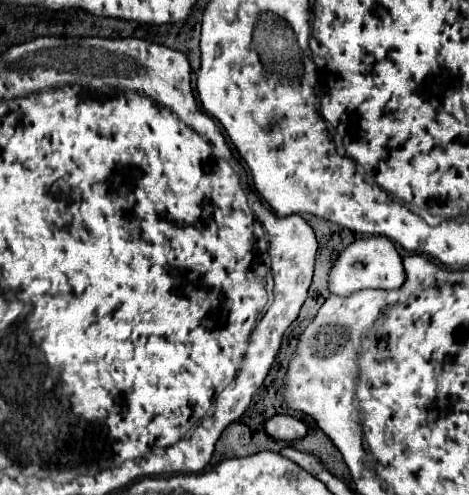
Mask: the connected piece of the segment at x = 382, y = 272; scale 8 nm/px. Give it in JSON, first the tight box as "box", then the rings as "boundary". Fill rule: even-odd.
{"box":[328,237,404,295],"boundary":[[[364,237],[350,243],[344,251],[340,251],[328,275],[328,291],[334,295],[352,295],[362,289],[398,289],[404,283],[404,267],[402,259],[392,241],[384,237]],[[354,263],[364,263],[364,269],[358,269]]]}

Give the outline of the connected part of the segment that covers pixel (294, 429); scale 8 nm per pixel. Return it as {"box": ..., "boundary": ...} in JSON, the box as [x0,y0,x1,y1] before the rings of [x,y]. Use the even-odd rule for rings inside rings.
{"box":[264,415,308,441],"boundary":[[[274,415],[264,423],[264,431],[274,441],[296,441],[302,439],[308,427],[290,415]]]}

